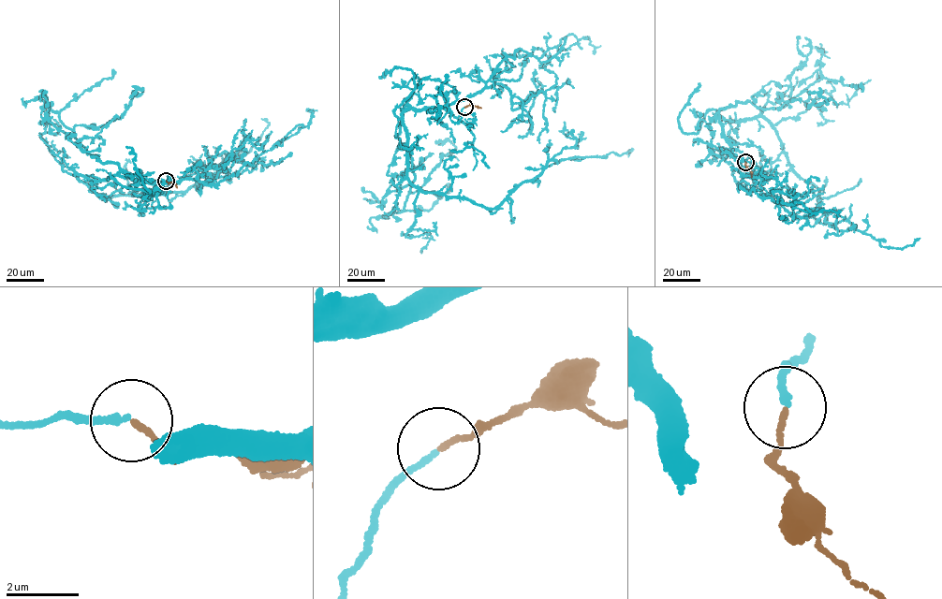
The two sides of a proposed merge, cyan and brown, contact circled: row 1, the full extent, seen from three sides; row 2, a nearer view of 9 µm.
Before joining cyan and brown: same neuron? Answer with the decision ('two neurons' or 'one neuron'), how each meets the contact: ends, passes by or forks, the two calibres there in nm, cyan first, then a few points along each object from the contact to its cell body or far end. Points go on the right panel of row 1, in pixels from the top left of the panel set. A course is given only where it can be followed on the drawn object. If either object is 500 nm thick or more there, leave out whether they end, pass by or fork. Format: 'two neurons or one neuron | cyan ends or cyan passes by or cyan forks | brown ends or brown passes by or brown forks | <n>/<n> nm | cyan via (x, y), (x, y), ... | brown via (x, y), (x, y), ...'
one neuron | cyan ends | brown ends | 170/140 nm | cyan via (745, 162), (716, 114), (771, 124), (793, 171), (819, 190), (826, 223), (846, 219), (884, 247), (919, 239) | brown via (745, 162), (751, 176)

